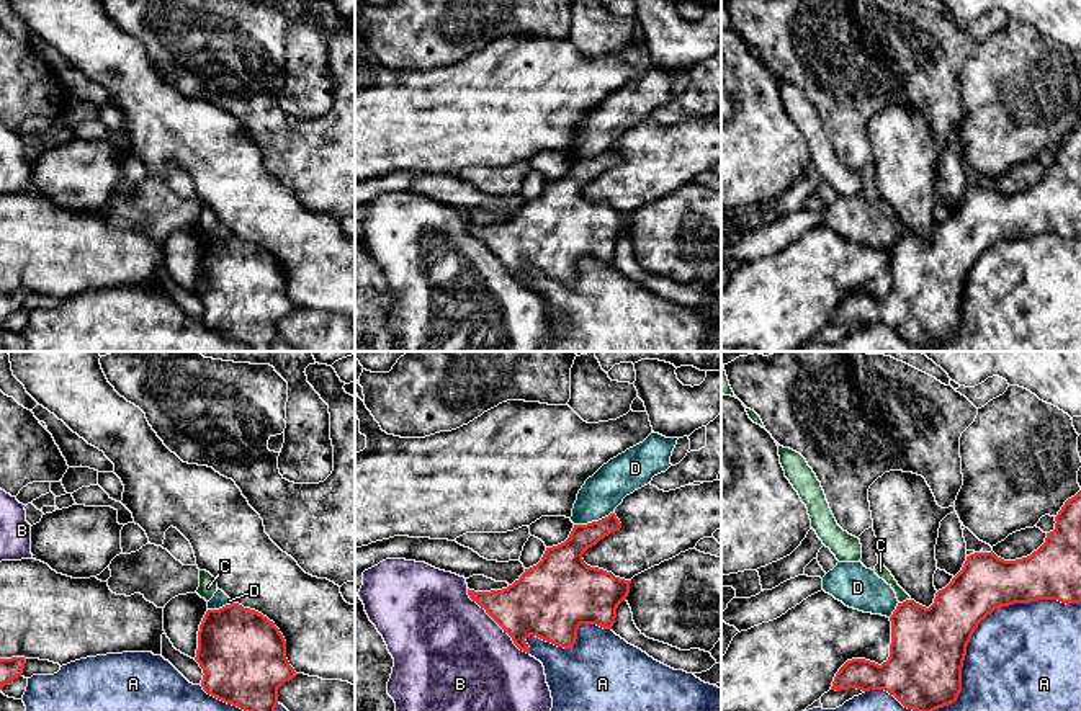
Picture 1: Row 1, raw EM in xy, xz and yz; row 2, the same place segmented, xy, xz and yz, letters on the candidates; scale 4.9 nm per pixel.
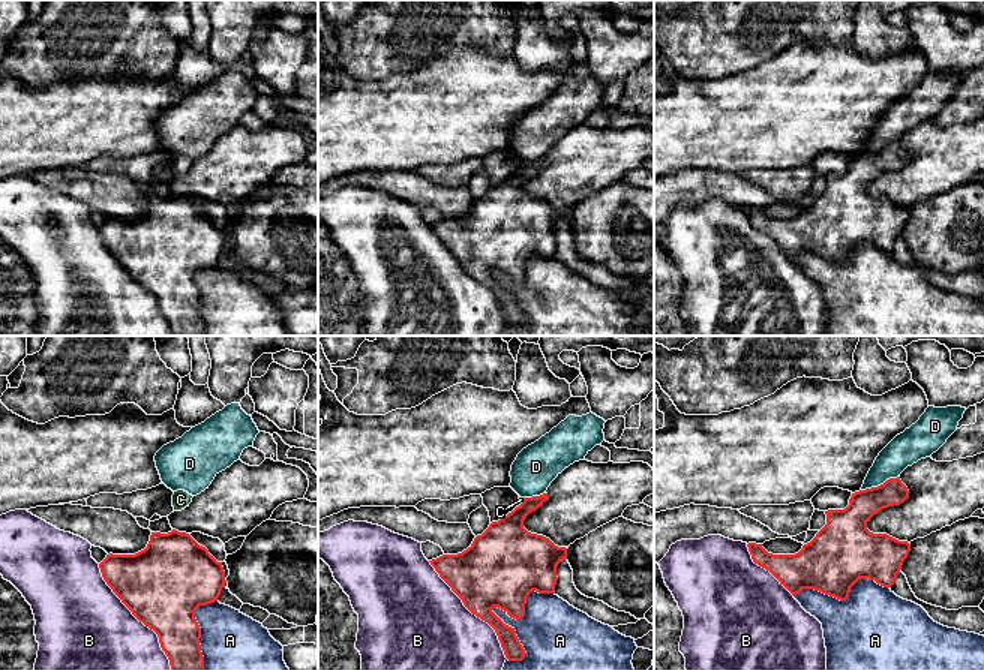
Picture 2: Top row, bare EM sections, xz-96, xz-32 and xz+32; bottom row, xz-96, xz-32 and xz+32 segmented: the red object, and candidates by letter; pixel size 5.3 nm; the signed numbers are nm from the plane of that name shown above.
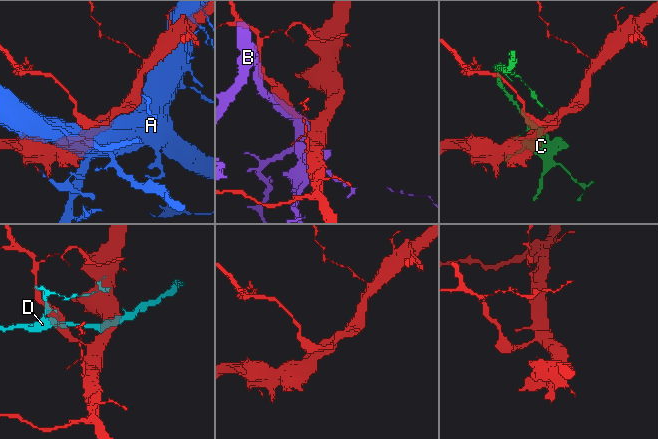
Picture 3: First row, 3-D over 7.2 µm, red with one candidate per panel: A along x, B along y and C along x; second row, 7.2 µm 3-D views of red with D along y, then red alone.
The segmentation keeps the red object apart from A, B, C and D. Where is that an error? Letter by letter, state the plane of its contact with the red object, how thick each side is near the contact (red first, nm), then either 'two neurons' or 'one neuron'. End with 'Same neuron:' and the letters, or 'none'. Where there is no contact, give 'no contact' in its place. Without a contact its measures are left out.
A: contact in yz; calibres 380 and 500 nm; two neurons
B: contact in xz; calibres 320 and 500 nm; two neurons
C: contact in yz; calibres 360 and 60 nm; two neurons
D: contact in xz; calibres 190 and 200 nm; two neurons
Same neuron: none

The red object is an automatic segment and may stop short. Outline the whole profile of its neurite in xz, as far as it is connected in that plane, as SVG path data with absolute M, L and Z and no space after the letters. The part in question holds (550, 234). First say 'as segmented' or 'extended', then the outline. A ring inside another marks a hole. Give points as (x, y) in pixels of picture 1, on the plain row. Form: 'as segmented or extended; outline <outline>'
as segmented; outline M615 147L587 159L574 159L569 172L546 181L541 195L525 203L502 224L468 229L530 288L527 271L536 270L558 281L576 278L581 258L612 263L618 239L626 234L631 214L615 211L584 196L584 186L621 162Z

